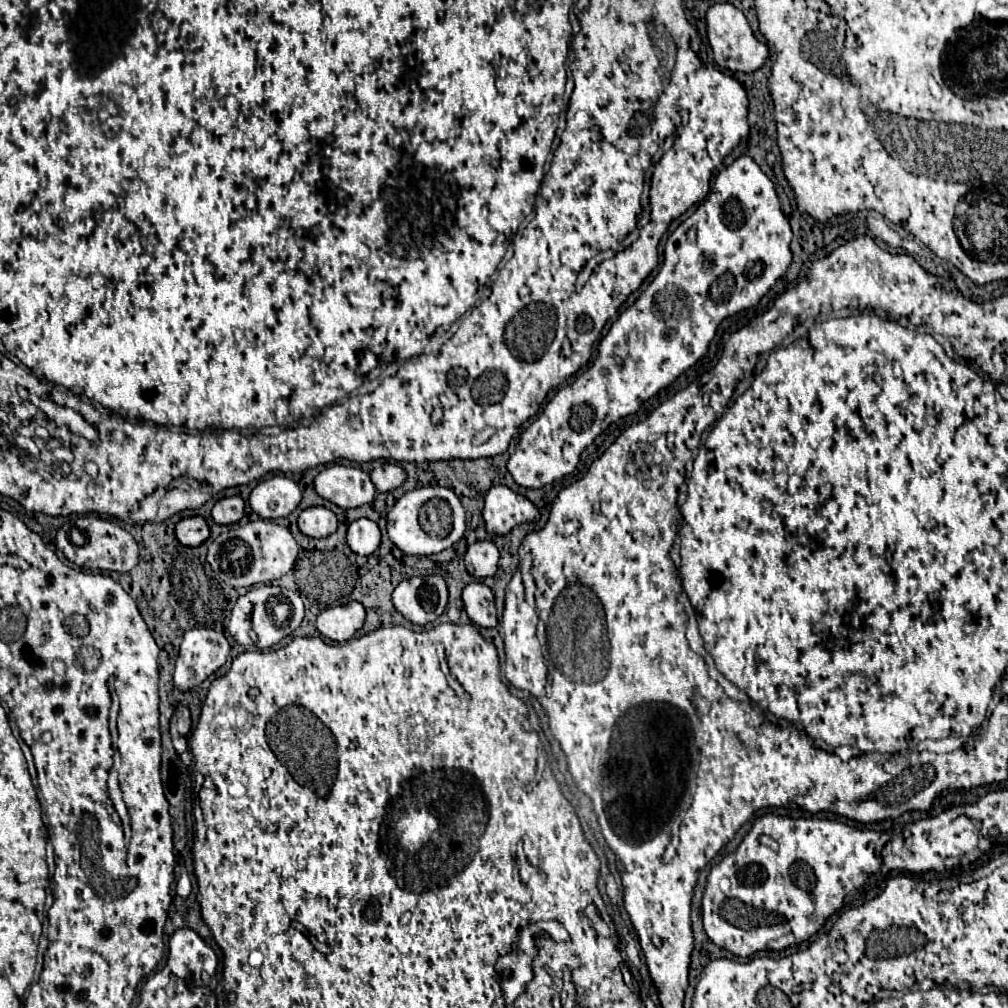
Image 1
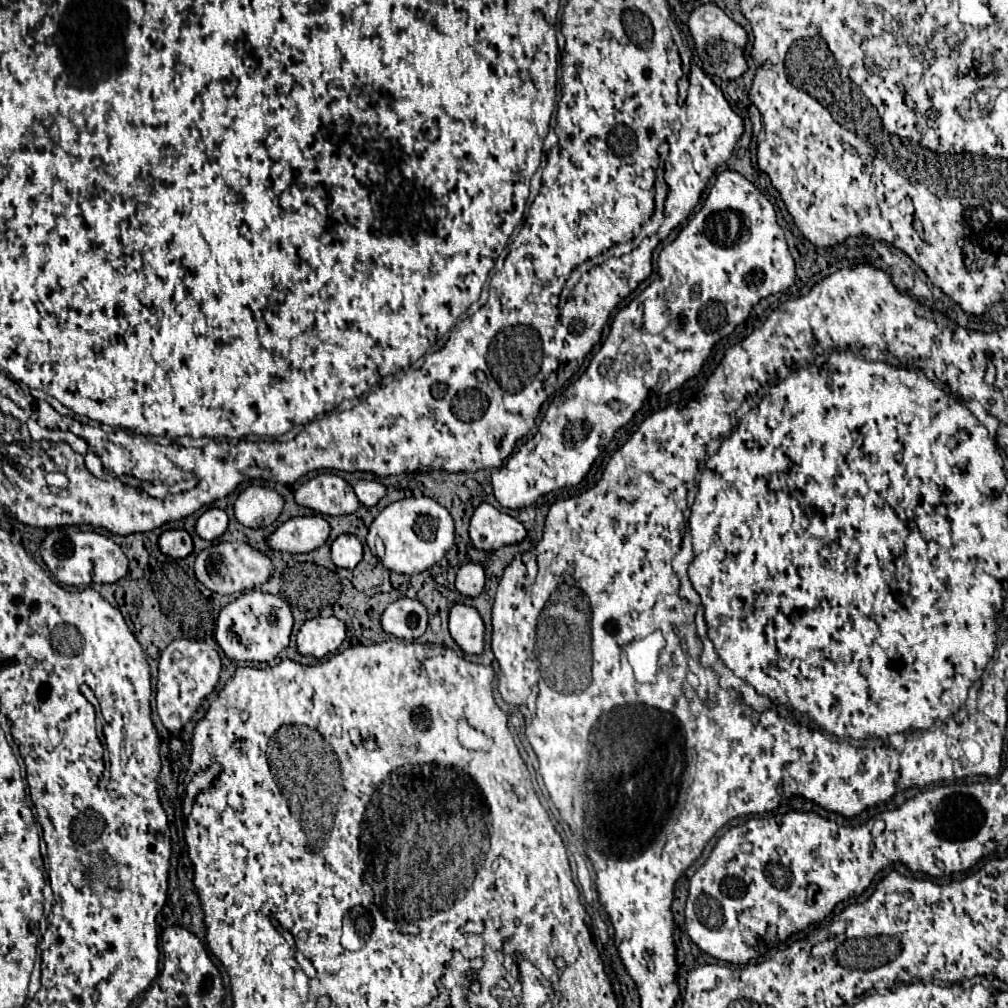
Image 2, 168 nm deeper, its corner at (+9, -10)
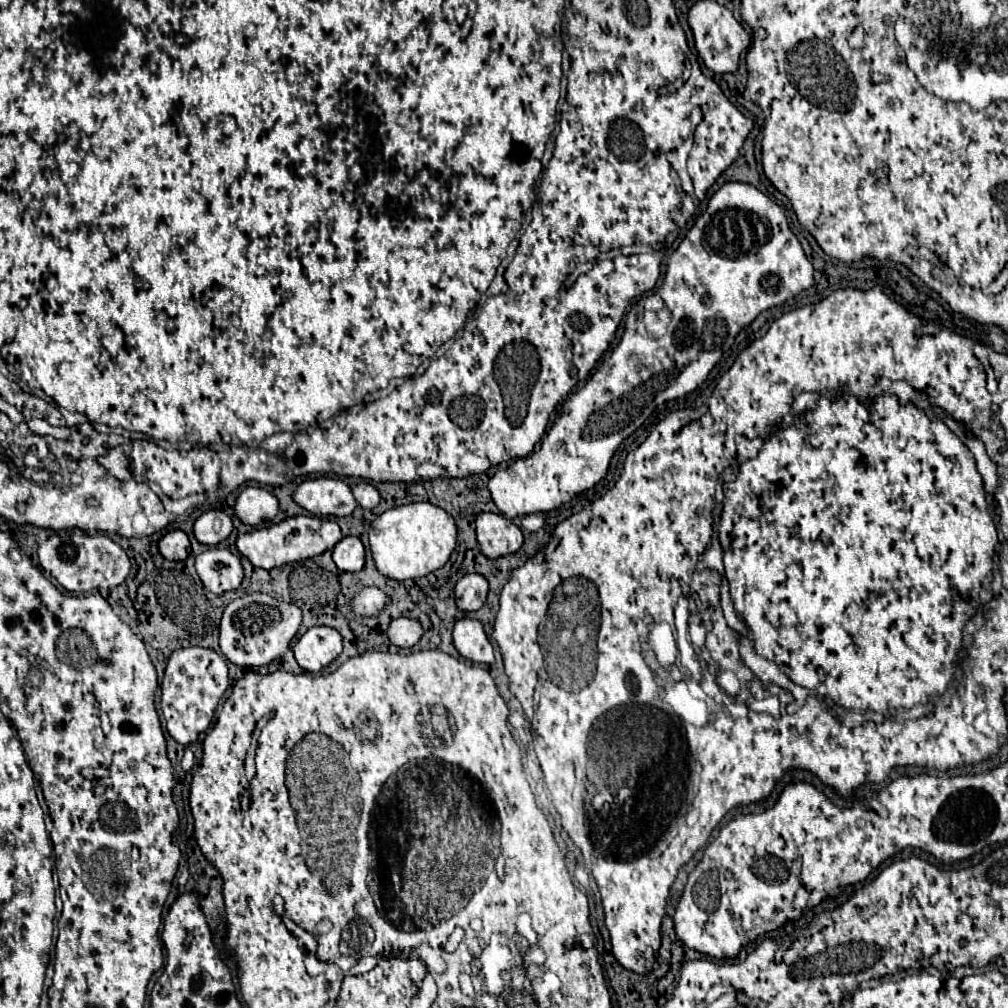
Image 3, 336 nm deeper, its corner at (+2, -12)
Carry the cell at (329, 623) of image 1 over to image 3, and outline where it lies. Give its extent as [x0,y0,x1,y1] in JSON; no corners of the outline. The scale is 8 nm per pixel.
[293,626,341,674]

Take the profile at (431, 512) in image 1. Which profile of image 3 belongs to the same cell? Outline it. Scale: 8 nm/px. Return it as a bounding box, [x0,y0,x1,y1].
[369,502,457,580]

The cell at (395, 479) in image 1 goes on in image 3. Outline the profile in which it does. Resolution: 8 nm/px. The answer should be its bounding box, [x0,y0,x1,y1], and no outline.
[351,482,381,508]

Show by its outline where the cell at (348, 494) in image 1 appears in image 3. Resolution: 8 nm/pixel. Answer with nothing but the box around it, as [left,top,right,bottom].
[293,476,357,516]

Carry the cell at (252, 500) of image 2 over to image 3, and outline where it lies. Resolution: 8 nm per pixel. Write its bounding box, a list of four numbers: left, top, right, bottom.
[235,488,279,526]

